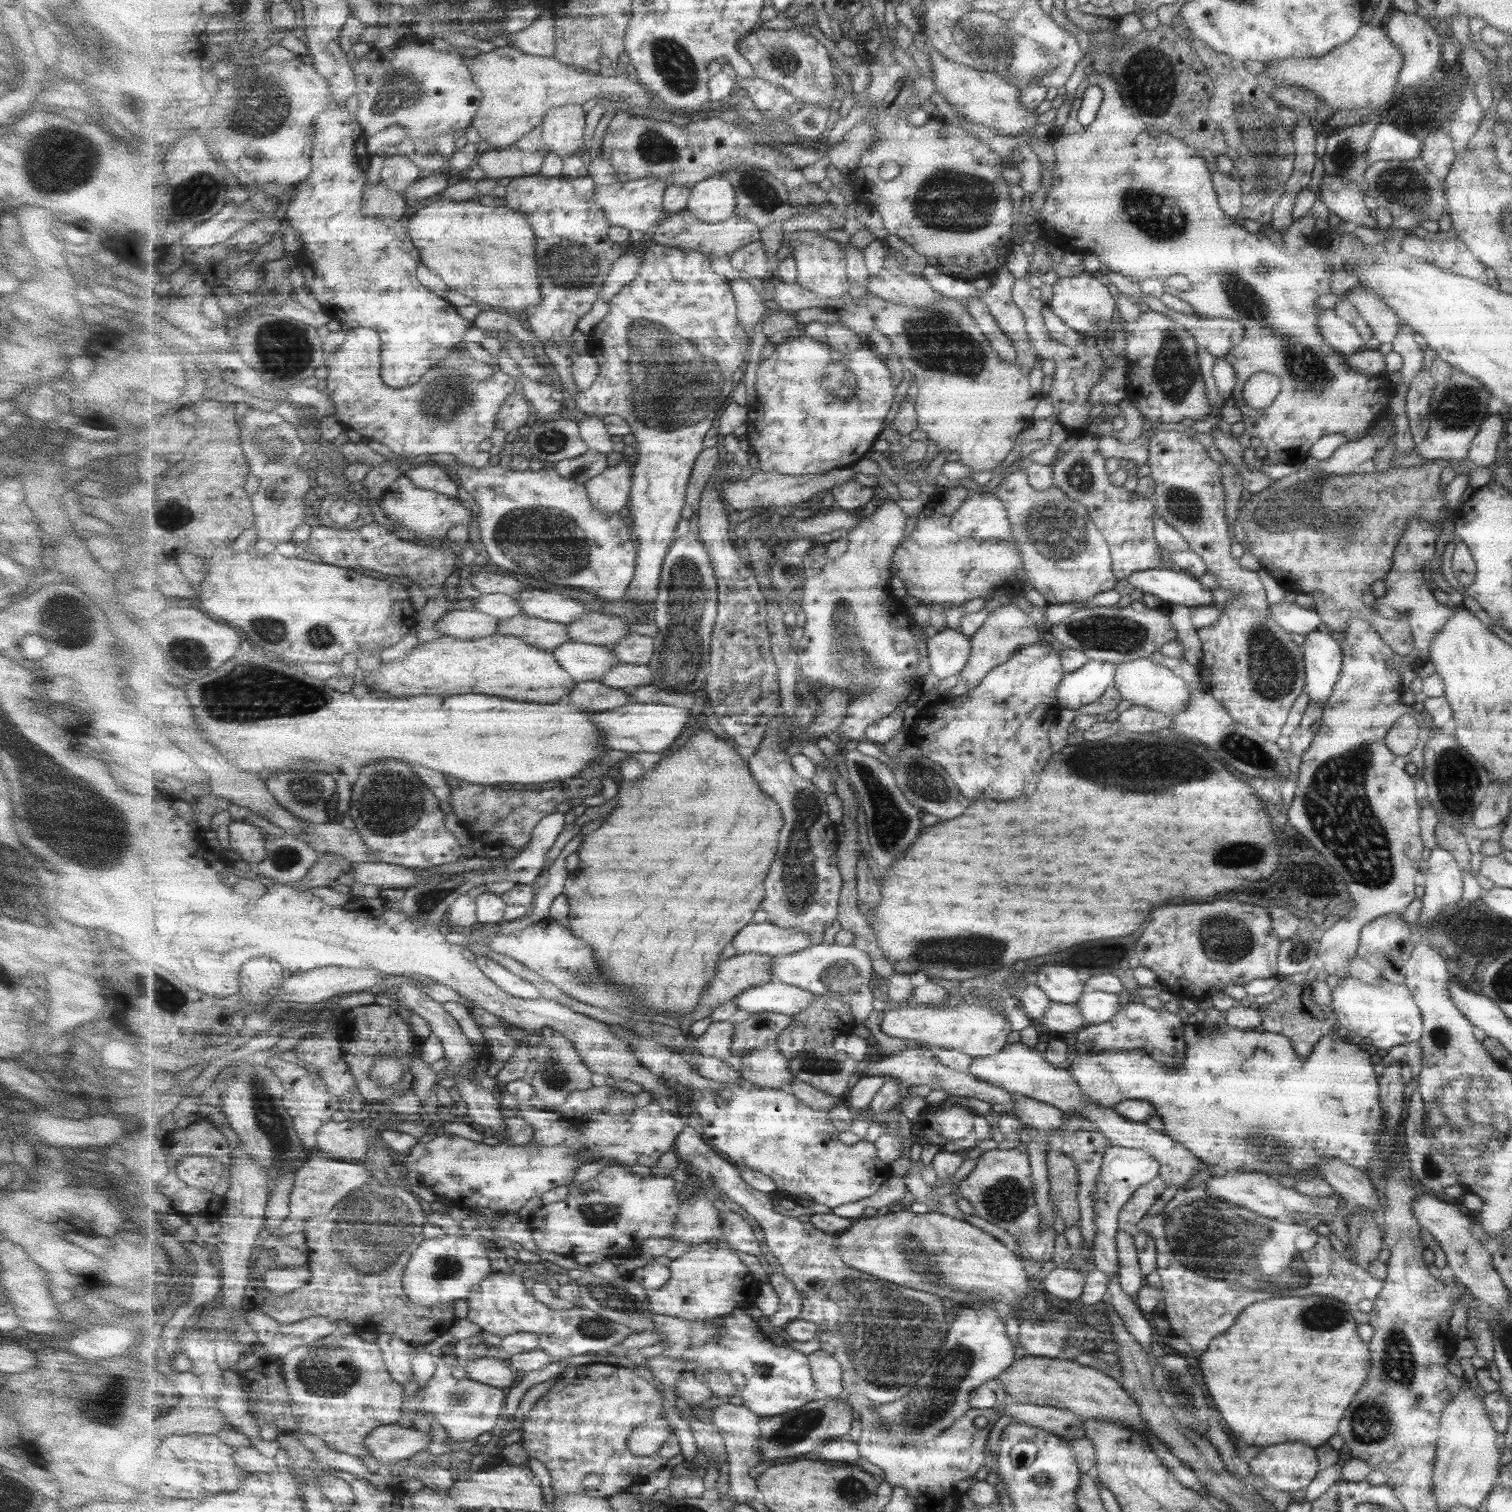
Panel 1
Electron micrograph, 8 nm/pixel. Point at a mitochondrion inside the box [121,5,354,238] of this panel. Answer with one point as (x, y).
(263, 104)

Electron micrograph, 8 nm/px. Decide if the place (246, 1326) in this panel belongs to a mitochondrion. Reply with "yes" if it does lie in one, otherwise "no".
no

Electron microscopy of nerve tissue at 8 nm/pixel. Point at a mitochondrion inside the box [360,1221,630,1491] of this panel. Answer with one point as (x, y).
(592, 1328)

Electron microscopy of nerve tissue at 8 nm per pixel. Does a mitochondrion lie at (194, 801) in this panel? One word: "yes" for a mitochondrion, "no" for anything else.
no

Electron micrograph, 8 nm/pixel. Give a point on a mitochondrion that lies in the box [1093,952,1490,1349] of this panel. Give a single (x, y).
(1210, 1238)

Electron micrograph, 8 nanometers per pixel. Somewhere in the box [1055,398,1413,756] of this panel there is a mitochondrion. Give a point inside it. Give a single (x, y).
(1305, 503)

